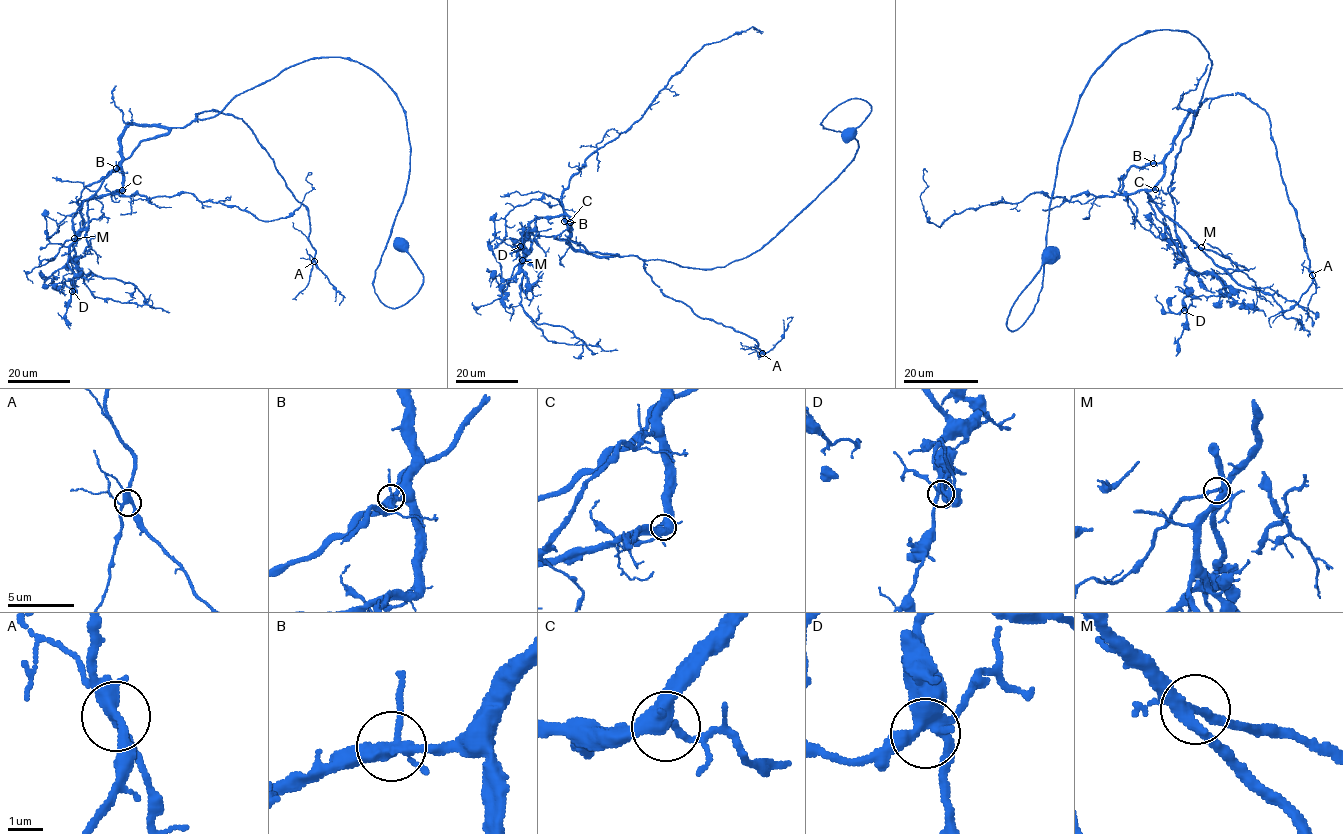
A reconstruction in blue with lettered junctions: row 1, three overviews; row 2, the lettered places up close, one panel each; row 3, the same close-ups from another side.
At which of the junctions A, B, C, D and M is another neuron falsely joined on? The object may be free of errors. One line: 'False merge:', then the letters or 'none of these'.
False merge: none of these

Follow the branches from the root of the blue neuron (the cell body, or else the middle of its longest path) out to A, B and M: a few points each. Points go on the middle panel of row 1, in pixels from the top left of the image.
A: (846, 133), (865, 100), (820, 124), (853, 158), (759, 249), (644, 262), (762, 353)
B: (846, 133), (865, 100), (820, 124), (858, 142), (845, 169), (723, 267), (595, 256), (564, 220)
M: (846, 133), (865, 100), (820, 124), (845, 169), (723, 267), (587, 254), (565, 215), (522, 260)

